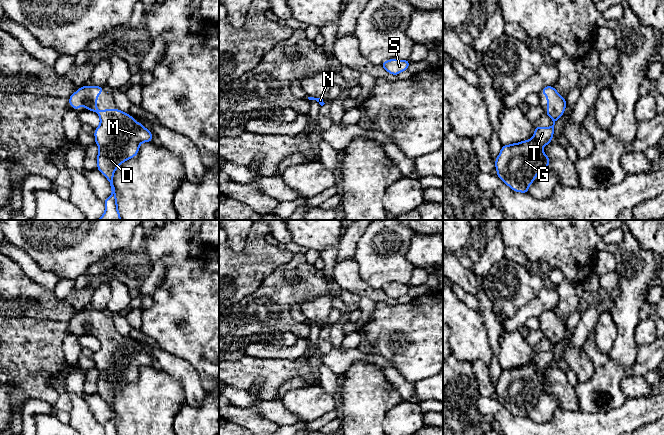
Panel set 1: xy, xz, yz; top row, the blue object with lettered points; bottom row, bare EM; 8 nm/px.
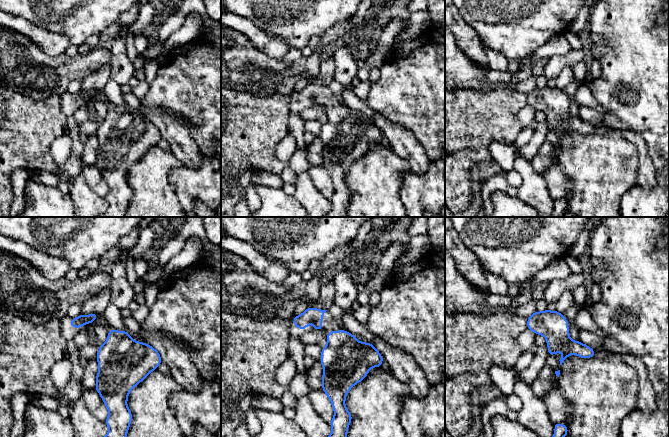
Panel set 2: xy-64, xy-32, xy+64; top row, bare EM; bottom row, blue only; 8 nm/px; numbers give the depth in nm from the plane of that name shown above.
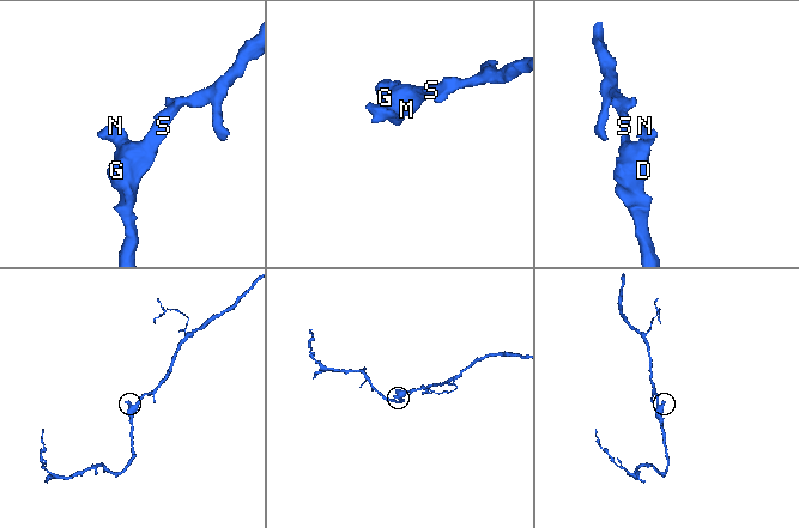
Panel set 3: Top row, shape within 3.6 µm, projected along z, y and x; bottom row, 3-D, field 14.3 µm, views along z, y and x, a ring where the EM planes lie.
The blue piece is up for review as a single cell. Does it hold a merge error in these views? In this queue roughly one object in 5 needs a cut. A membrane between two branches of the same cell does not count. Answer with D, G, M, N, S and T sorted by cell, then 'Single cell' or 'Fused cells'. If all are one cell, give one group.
Groups: D G M N S T. Single cell

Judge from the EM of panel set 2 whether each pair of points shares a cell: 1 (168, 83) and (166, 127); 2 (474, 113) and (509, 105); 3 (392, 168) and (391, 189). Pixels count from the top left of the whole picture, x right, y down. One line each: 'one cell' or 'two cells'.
1: two cells
2: one cell
3: one cell

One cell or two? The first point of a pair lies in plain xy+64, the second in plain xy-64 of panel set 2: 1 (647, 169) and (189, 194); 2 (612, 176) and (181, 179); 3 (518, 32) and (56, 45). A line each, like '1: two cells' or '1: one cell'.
1: two cells
2: two cells
3: two cells

